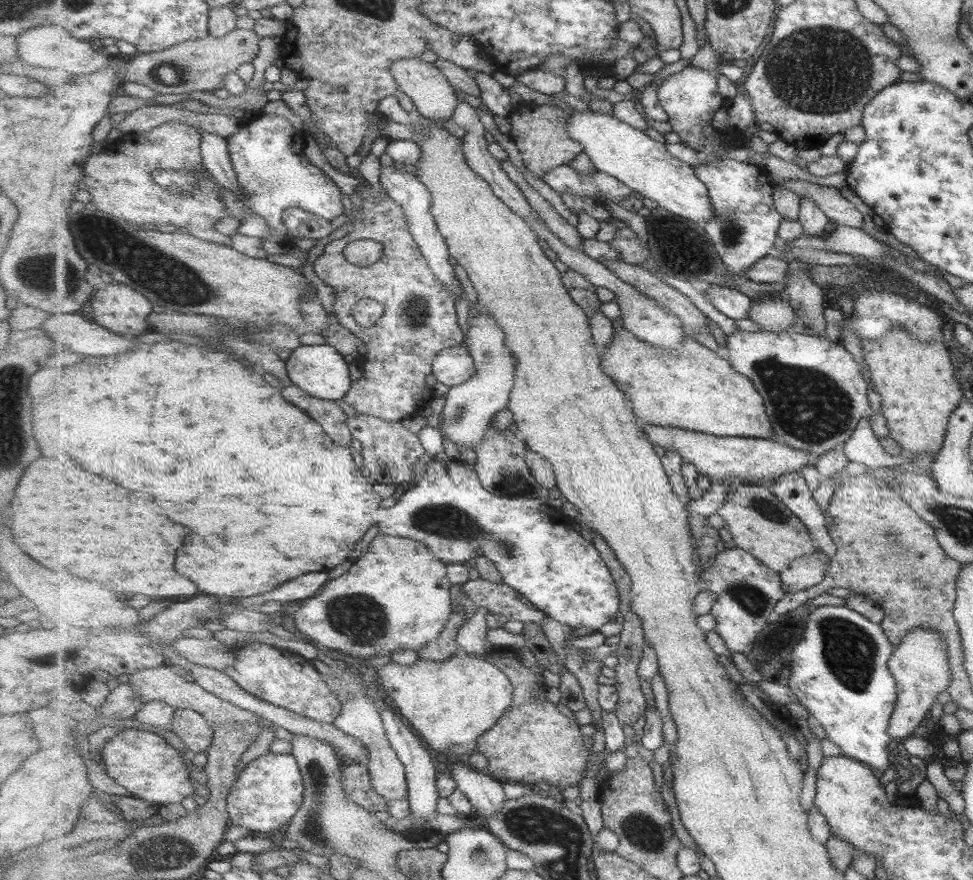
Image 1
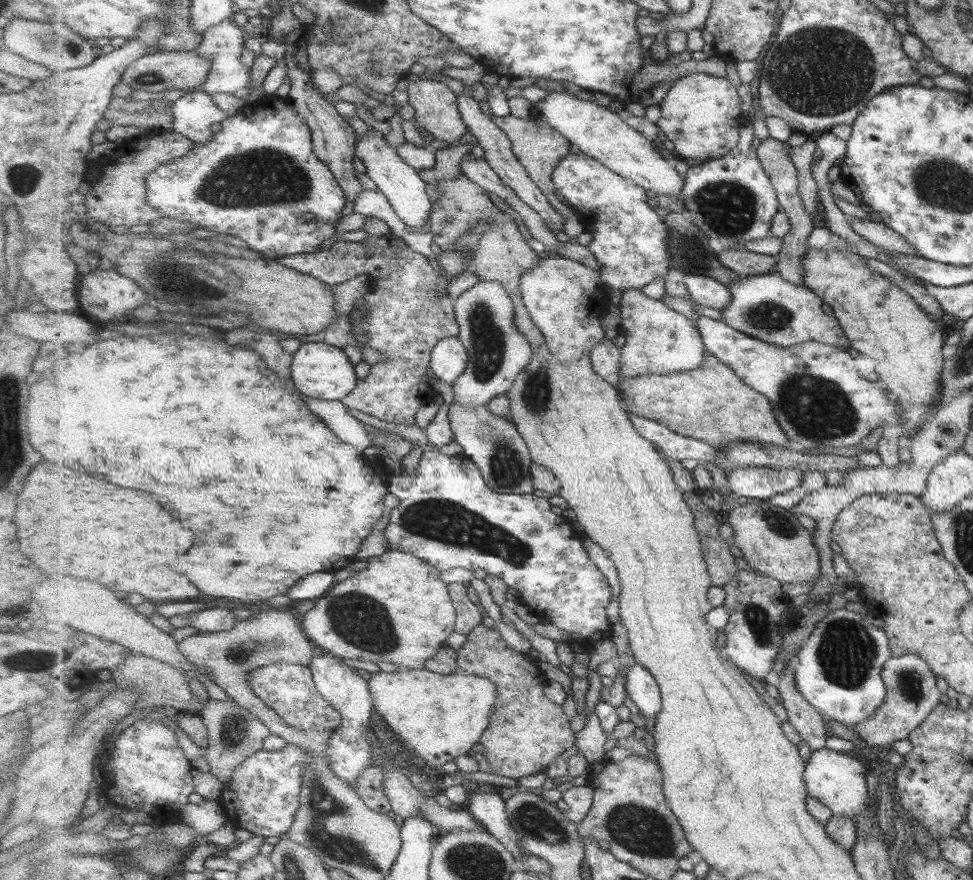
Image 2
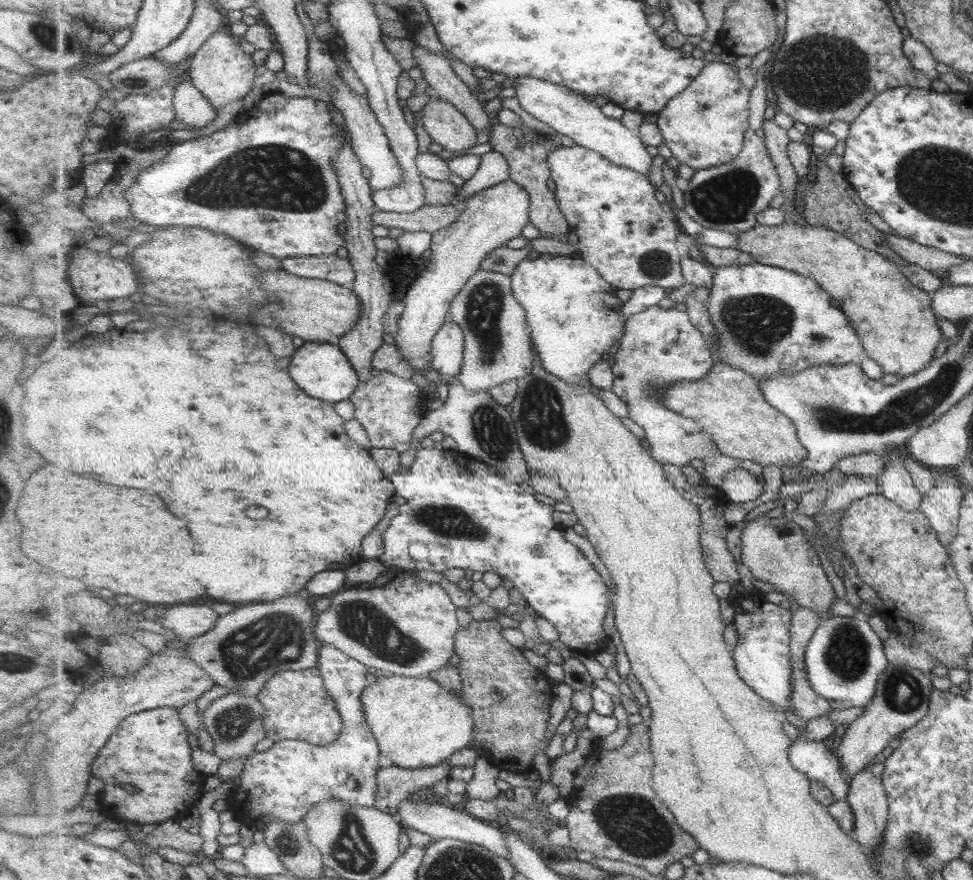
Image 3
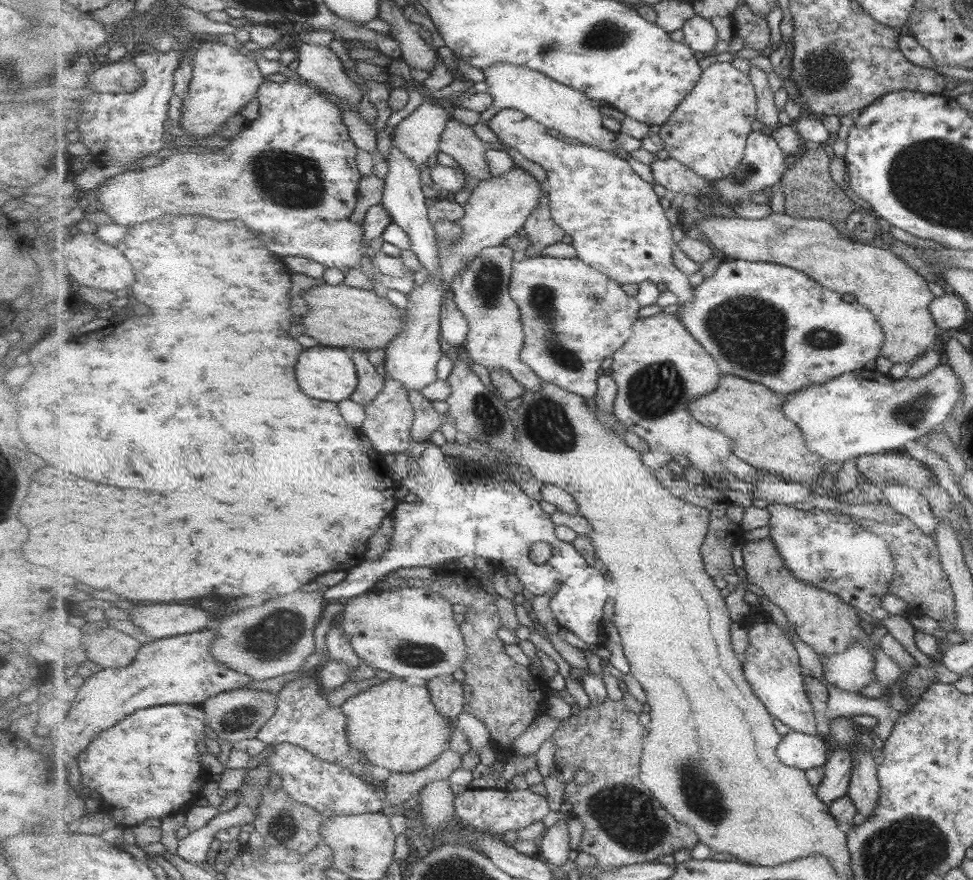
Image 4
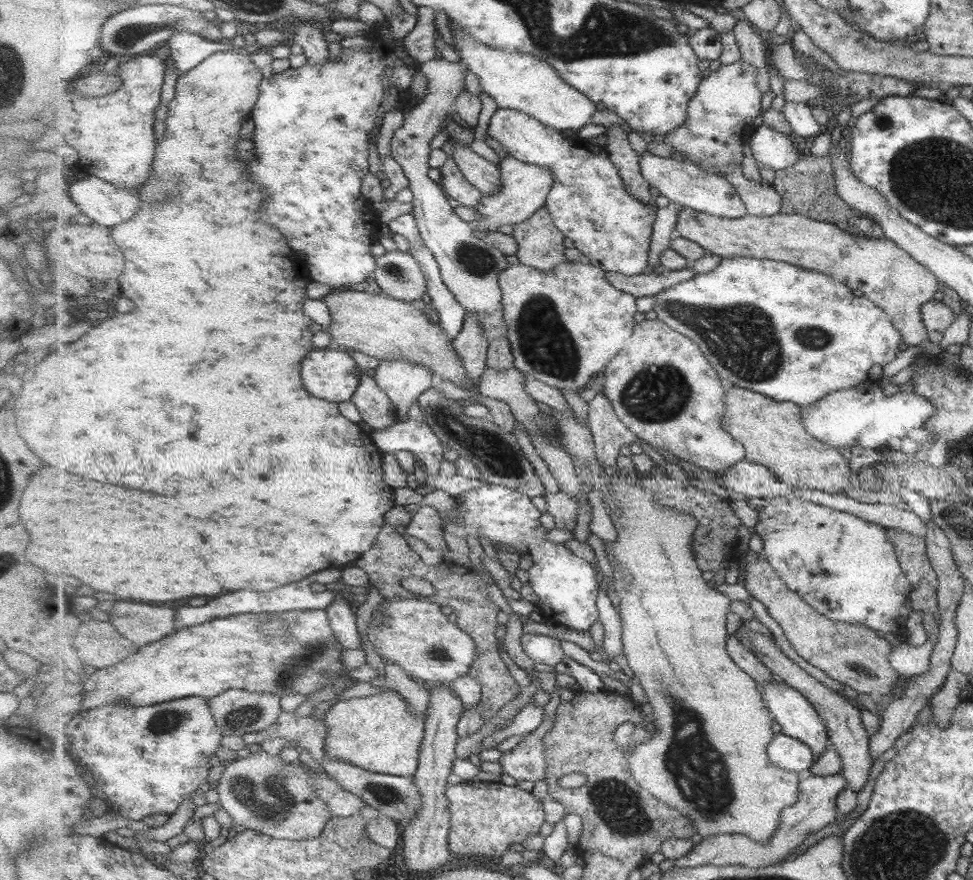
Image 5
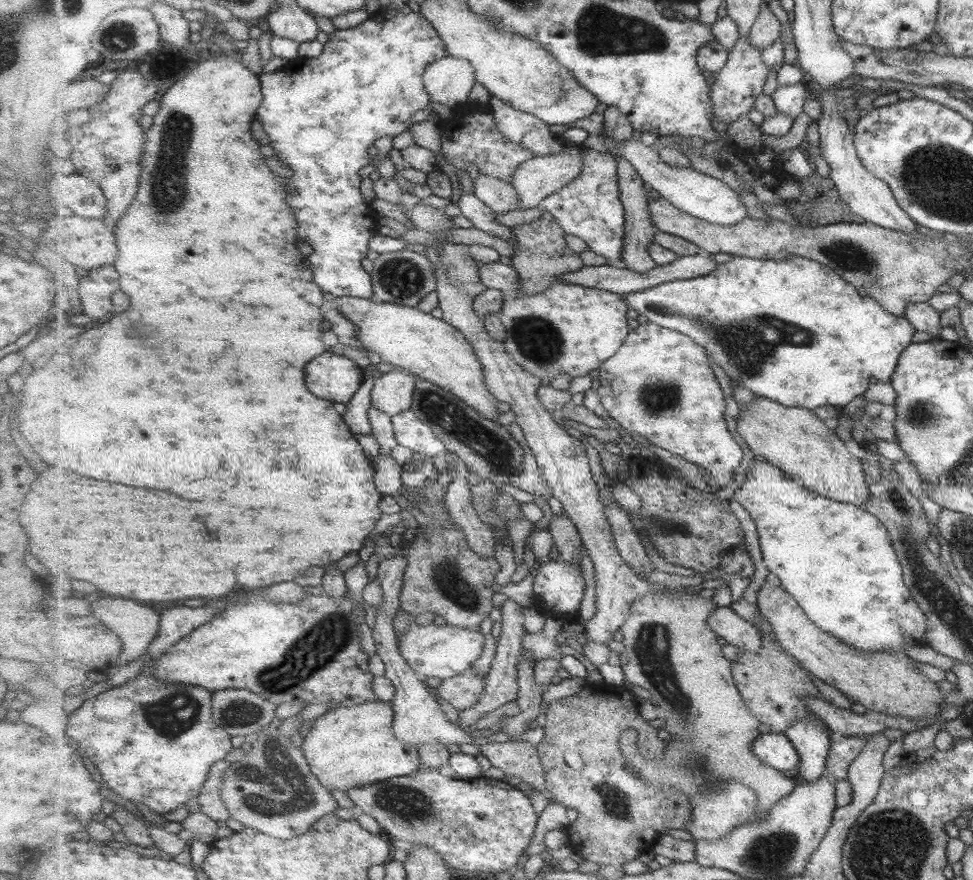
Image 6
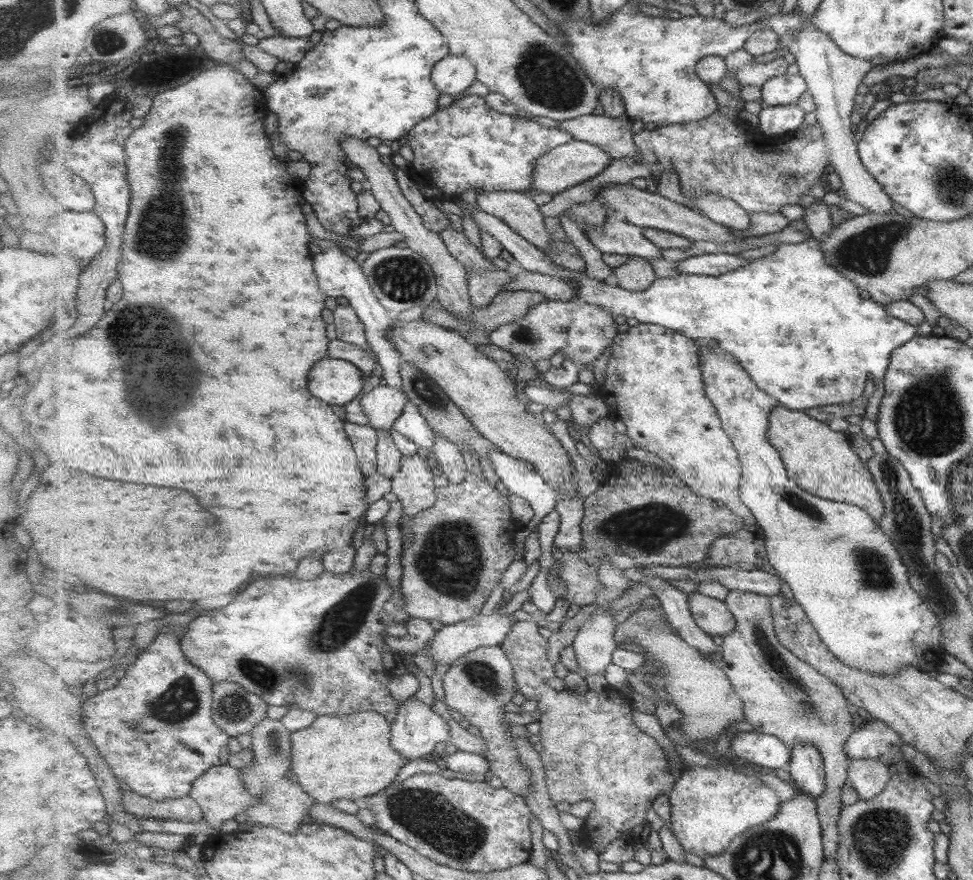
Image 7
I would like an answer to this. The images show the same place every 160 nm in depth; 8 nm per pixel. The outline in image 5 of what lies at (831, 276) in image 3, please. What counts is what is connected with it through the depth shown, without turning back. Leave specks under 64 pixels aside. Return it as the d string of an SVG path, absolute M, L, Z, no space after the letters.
M681 207L678 210L676 230L678 236L700 244L709 254L715 254L721 258L749 257L776 260L836 276L839 280L847 283L847 286L857 290L859 296L870 299L872 303L875 303L875 306L886 311L890 321L901 335L900 348L921 346L923 354L931 356L936 356L940 352L939 345L933 345L927 338L928 333L922 322L920 311L920 307L930 301L931 296L935 294L937 278L920 262L911 258L911 255L908 255L902 247L898 247L888 238L850 234L836 224L819 222L801 214L783 214L781 212L769 217L747 214L743 218L723 218L687 207Z

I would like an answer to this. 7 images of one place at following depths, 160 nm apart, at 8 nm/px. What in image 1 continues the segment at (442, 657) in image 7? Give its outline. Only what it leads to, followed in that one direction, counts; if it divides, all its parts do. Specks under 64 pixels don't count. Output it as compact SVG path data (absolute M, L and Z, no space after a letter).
M381 534L371 543L370 551L362 554L360 559L356 563L353 563L352 567L347 571L347 574L335 580L330 580L324 586L319 596L301 602L300 609L294 614L295 624L302 634L306 634L315 642L319 642L319 644L336 651L343 651L345 654L359 658L360 661L371 658L372 656L387 656L391 654L391 652L401 649L411 649L418 652L423 650L424 646L438 640L443 629L446 628L447 623L450 621L453 608L451 590L453 590L453 584L449 583L447 579L447 563L443 562L441 558L437 558L430 551L429 547L413 539Z

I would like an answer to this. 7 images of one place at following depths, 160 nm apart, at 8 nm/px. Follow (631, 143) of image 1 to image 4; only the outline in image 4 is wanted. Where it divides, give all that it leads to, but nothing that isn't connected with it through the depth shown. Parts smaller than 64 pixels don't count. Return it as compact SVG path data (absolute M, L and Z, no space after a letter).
M499 62L497 66L483 68L482 72L485 76L487 92L493 95L494 103L489 110L481 113L479 122L488 125L488 122L501 110L515 109L524 112L545 127L557 130L561 135L581 141L585 145L599 147L614 155L619 154L619 151L629 153L615 147L613 142L618 133L609 131L603 125L604 116L599 112L599 107L592 98L583 94L583 91L557 82L545 73L507 62Z

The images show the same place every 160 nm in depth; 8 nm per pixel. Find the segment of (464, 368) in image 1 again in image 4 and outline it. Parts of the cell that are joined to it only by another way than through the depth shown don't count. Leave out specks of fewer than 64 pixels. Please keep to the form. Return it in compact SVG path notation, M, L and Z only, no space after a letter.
M449 293L442 304L443 339L454 347L461 347L467 340L470 324L465 313L457 306L454 293Z

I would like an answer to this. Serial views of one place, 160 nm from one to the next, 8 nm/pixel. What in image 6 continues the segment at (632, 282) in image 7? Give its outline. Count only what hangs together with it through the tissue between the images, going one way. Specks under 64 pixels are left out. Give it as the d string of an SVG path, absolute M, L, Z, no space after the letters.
M615 154L615 158L618 160L618 181L622 191L622 203L626 209L626 240L622 259L627 264L626 269L639 273L650 273L658 266L649 254L649 247L651 243L655 243L654 236L657 230L653 219L650 217L649 197L647 196L648 192L645 191L645 181L626 158L620 154Z

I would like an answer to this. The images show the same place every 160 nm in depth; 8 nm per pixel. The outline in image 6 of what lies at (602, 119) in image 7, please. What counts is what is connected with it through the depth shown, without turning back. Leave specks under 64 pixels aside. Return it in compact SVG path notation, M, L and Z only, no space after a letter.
M606 136L604 141L609 153L626 158L647 184L683 212L719 226L735 226L748 217L748 208L741 200L741 195L733 190L733 186L728 186L726 180L719 180L690 168L671 166L670 163L663 162L658 150L645 146L641 140L635 138L617 142Z

